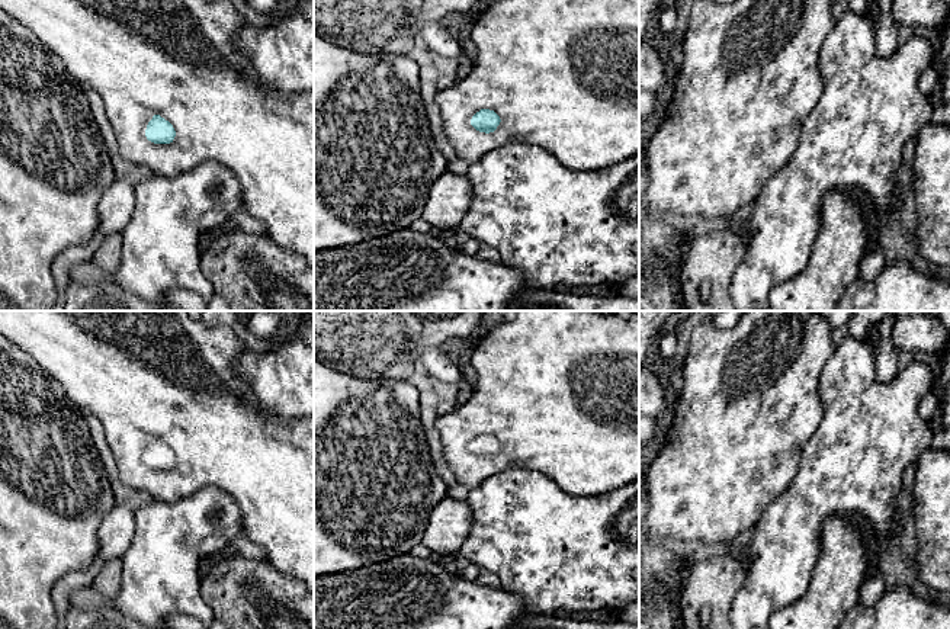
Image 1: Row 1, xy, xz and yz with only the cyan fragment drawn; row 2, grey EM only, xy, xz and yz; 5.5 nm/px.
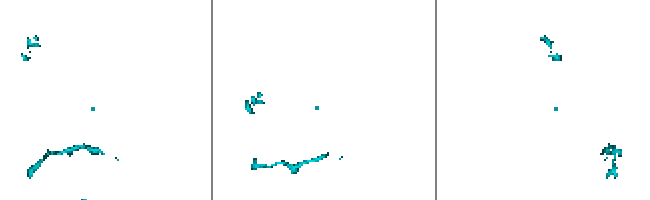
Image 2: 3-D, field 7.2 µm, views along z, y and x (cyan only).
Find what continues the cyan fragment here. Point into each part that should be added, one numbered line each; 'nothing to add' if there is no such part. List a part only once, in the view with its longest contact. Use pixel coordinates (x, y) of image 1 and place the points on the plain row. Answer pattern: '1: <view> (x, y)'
1: xy (147, 375)

